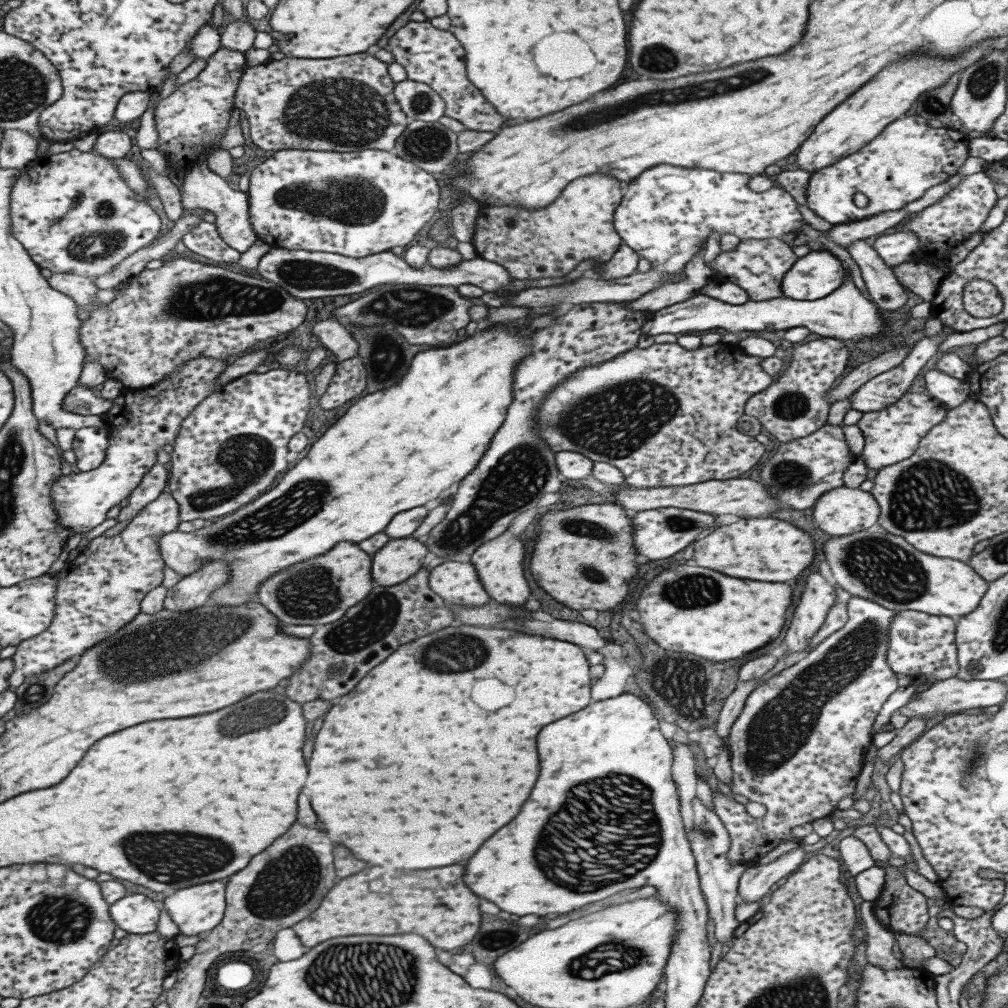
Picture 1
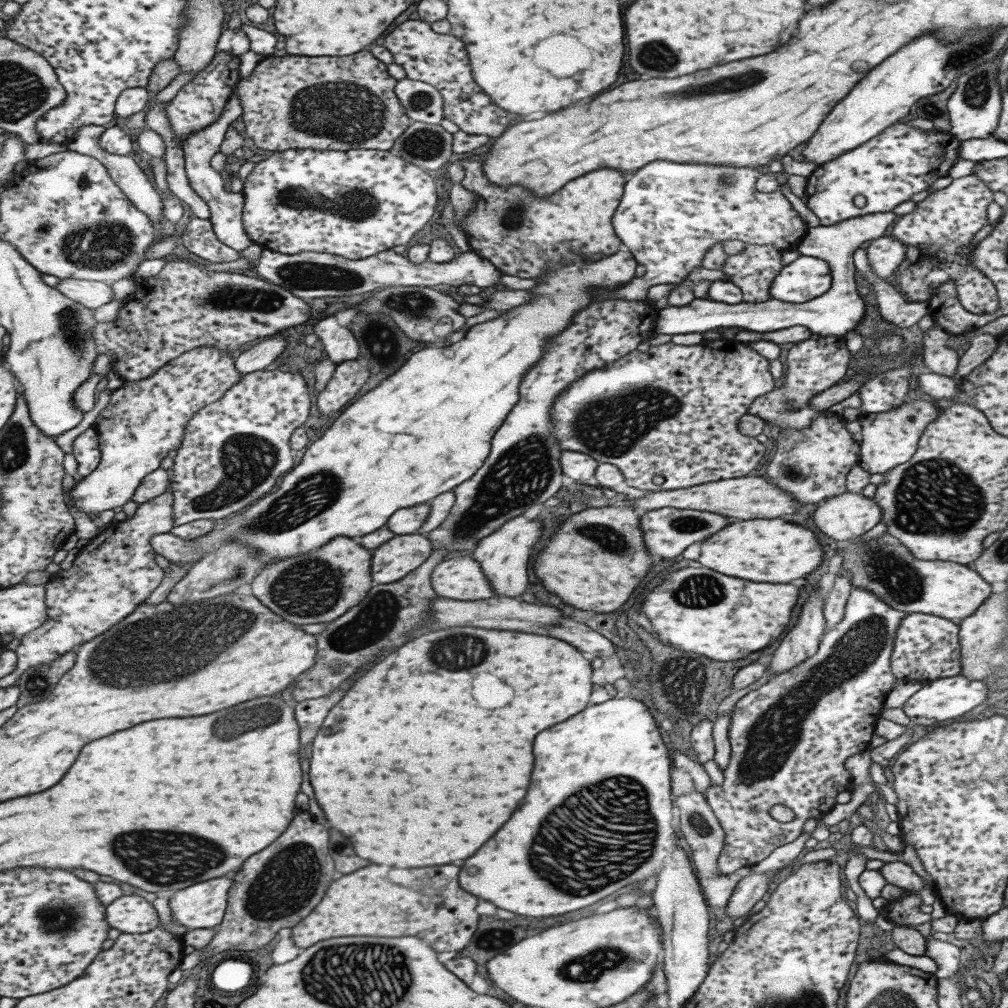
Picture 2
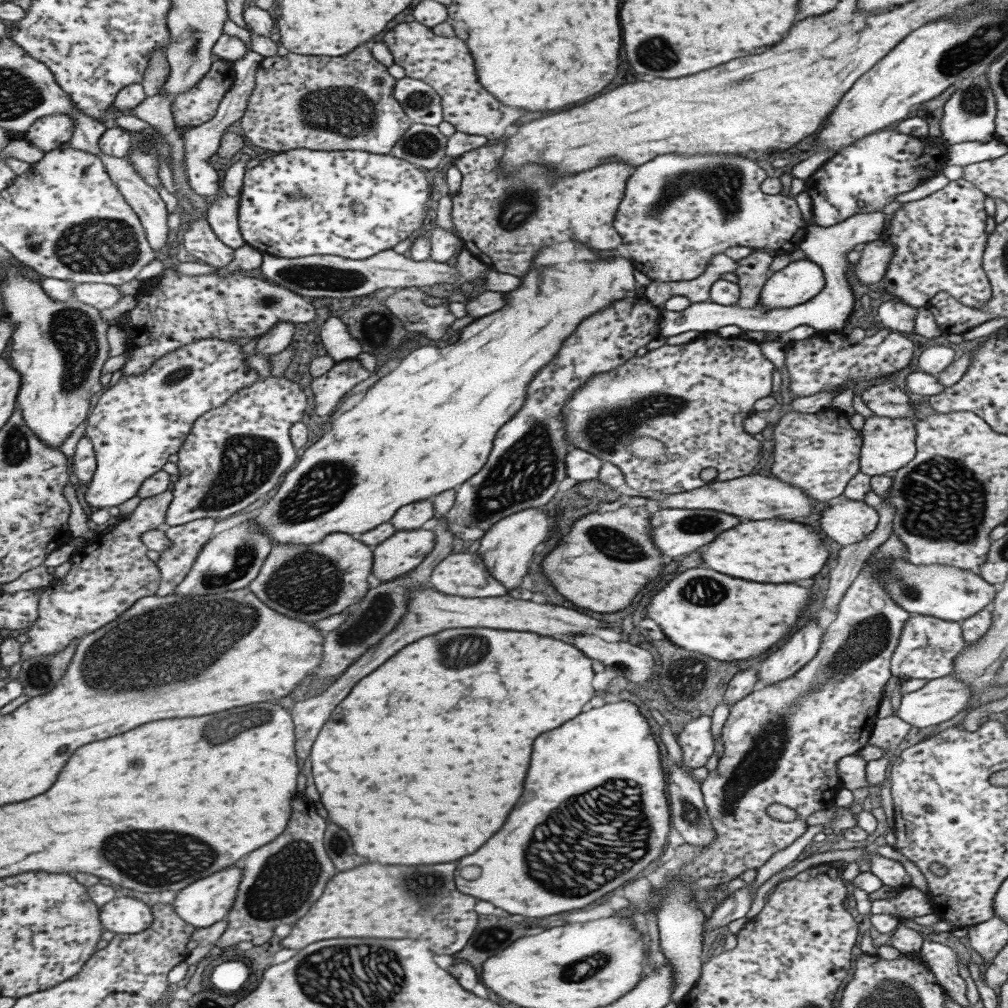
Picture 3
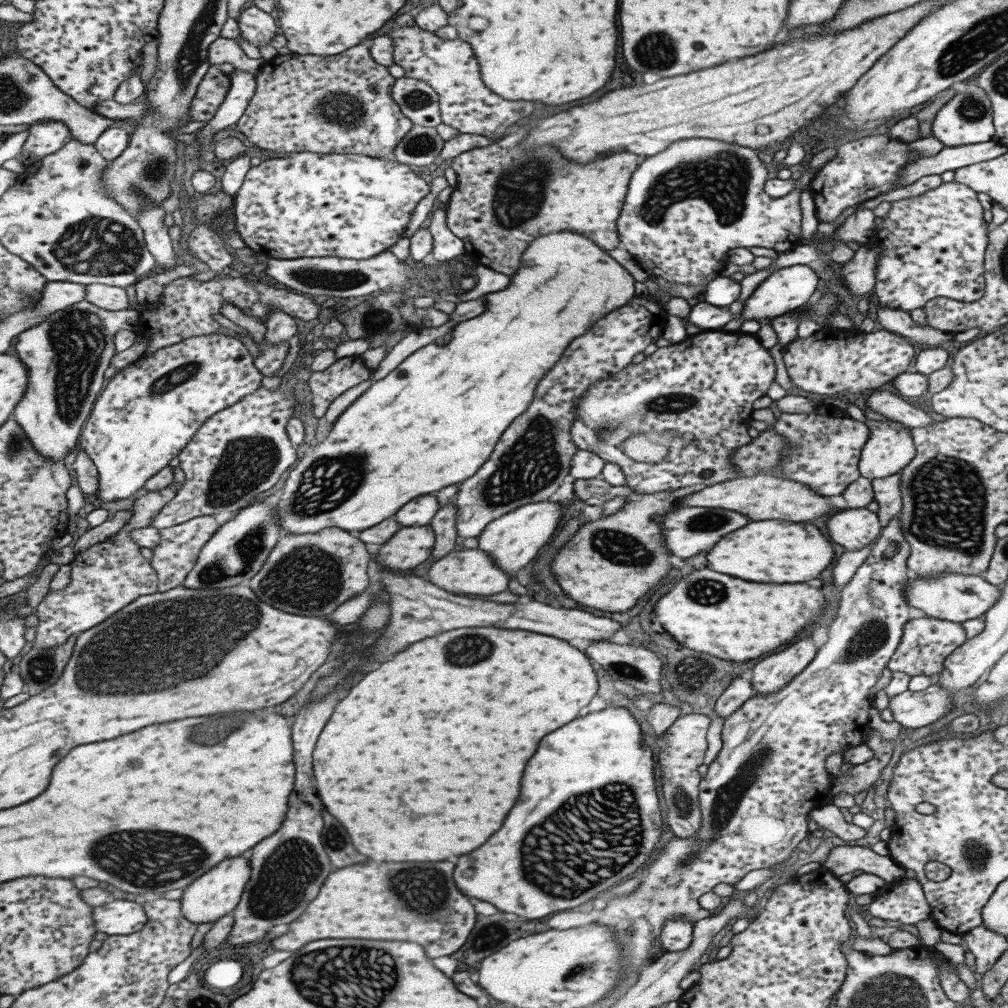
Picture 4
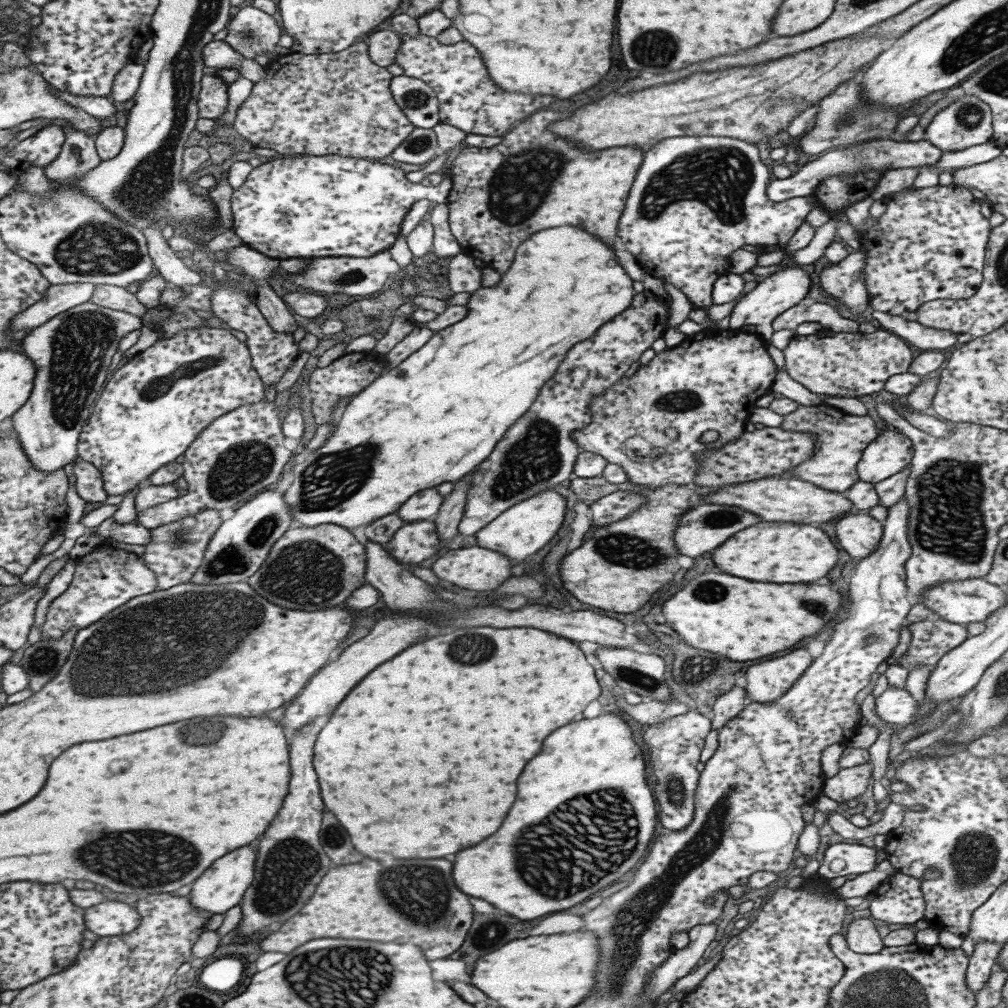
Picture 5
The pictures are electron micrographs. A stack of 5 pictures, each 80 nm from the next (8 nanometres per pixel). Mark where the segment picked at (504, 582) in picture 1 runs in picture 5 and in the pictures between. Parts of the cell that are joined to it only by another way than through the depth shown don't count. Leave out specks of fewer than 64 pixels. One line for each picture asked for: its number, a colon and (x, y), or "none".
2: (502, 556)
3: (505, 549)
4: (512, 540)
5: (518, 532)

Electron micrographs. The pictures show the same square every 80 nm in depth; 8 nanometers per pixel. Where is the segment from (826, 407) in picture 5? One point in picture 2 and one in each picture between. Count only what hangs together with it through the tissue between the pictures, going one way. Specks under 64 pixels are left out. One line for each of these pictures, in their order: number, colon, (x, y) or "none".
2: (811, 463)
3: (818, 453)
4: (824, 445)

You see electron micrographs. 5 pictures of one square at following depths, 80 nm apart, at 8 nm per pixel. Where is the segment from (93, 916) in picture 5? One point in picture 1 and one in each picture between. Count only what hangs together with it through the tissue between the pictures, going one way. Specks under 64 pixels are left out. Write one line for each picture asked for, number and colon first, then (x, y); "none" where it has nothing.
1: (136, 914)
2: (130, 914)
3: (125, 915)
4: (117, 916)

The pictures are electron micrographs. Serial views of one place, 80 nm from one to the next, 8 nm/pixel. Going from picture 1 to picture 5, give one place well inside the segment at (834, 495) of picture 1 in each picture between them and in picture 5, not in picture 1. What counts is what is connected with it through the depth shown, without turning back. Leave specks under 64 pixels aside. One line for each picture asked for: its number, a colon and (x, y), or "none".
2: (844, 517)
3: (846, 524)
4: (851, 528)
5: (857, 533)

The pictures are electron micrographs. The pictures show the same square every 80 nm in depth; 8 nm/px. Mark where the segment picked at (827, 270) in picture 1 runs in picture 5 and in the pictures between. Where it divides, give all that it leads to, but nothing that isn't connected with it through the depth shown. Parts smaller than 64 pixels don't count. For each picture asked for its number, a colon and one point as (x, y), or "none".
2: (804, 278)
3: (798, 281)
4: (785, 289)
5: (784, 288)

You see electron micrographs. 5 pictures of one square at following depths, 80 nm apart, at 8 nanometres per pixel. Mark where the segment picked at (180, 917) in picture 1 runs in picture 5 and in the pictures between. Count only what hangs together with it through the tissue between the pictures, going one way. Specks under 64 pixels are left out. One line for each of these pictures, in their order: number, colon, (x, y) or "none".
2: (201, 905)
3: (207, 900)
4: (212, 895)
5: (222, 886)

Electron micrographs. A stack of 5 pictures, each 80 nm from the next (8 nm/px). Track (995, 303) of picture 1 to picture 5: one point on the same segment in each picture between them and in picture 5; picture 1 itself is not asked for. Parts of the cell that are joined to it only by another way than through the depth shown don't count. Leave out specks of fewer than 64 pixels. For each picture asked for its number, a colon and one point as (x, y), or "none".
2: (937, 234)
3: (938, 241)
4: (931, 246)
5: (928, 244)

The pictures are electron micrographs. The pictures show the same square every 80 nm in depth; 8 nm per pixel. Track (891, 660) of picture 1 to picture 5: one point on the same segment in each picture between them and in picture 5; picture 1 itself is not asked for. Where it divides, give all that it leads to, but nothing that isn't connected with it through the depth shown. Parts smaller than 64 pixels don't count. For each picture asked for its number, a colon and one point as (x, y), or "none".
2: (926, 647)
3: (926, 647)
4: (926, 641)
5: (931, 638)

